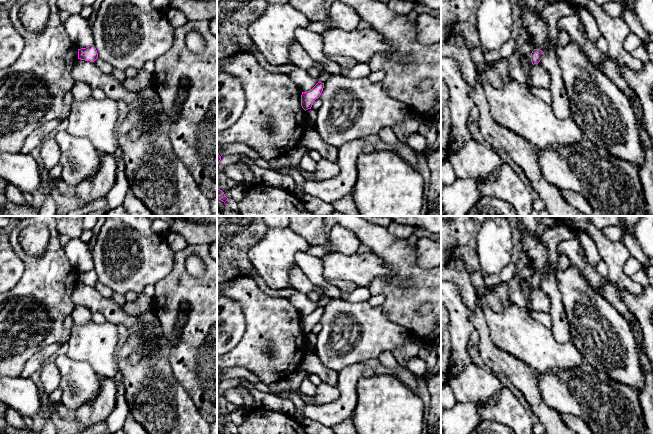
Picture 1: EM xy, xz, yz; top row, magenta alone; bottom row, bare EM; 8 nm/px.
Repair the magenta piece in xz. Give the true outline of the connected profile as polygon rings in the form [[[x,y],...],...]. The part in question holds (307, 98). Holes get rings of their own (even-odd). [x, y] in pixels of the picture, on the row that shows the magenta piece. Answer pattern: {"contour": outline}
{"contour": [[[318,82],[312,89],[307,92],[302,92],[301,106],[306,111],[311,109],[314,101],[318,99],[323,91],[324,83]]]}

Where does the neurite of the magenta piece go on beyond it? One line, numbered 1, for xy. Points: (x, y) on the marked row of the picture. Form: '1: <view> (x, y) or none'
1: none

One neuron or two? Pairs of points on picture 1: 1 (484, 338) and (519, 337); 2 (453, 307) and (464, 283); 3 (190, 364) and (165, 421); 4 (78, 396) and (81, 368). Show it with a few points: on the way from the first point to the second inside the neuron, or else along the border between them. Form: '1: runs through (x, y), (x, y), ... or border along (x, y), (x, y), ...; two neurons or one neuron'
1: border along (484, 315), (491, 341), (508, 353); two neurons
2: border along (451, 281), (458, 287), (461, 300), (473, 313); two neurons
3: border along (170, 364), (174, 377), (195, 404); two neurons
4: runs through (78, 389), (79, 375); one neuron

